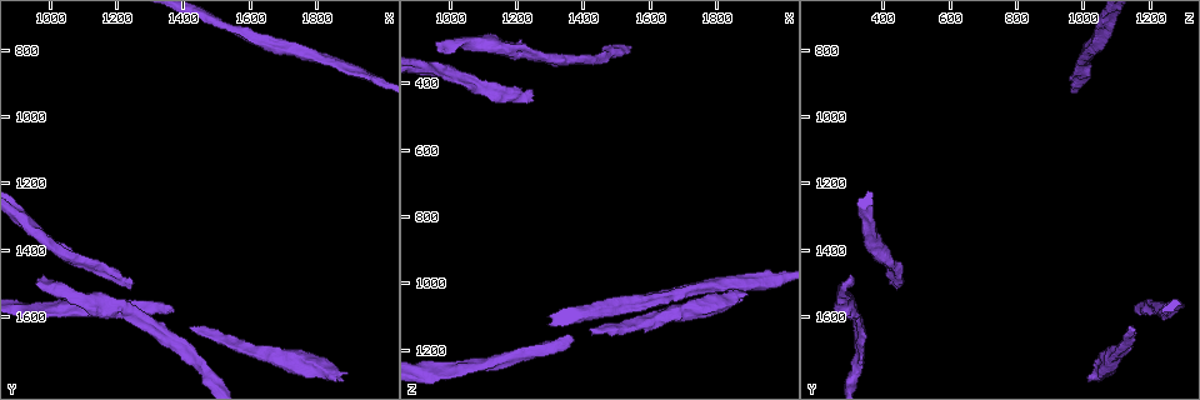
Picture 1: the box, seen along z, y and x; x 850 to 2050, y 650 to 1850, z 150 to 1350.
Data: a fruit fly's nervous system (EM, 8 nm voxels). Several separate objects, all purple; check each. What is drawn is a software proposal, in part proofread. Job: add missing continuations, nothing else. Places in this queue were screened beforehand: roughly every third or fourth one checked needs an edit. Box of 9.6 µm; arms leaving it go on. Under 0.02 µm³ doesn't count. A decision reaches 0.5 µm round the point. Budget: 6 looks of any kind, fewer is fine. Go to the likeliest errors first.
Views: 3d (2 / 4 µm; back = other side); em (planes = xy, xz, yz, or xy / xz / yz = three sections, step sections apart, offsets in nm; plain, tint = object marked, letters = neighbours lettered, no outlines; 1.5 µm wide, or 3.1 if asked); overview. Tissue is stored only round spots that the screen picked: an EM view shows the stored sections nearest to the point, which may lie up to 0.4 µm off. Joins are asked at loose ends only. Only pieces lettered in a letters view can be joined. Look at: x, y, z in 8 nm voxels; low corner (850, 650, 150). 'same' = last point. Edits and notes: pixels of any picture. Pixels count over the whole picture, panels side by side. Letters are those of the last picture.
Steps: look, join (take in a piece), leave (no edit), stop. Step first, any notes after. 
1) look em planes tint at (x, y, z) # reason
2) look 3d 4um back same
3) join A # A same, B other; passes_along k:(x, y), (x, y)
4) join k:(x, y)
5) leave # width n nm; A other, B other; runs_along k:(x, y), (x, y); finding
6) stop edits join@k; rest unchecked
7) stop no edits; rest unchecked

look em planes tint at (1240, 1500, 420) # long arm stops here

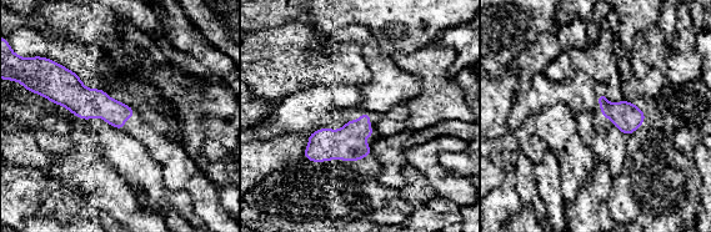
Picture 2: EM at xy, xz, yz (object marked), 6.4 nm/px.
look em planes letters same # see the neighbours

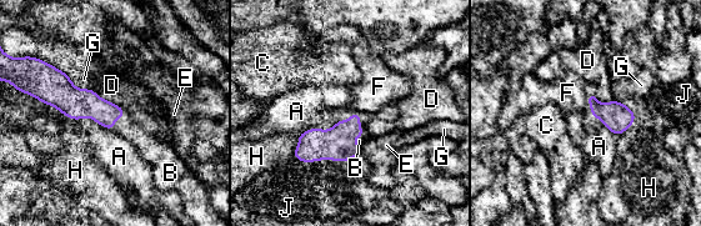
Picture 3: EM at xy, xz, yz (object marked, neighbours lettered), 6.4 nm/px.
join B # longest_contact A 600 nm; A other, B same, C other, D other, E other, F other, G other, H other, J other; passes_along 3:(338, 144), (355, 136), (359, 140); the neuron continues

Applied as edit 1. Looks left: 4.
look em 3.1um yz step 8 tint at (1890, 1780, 1040) # free end

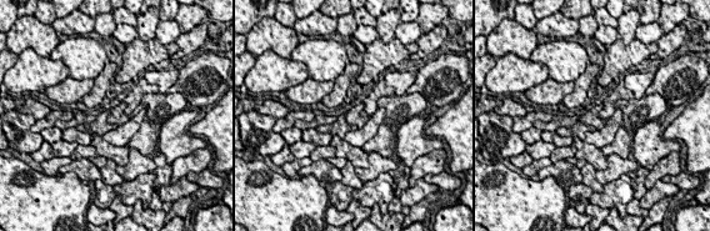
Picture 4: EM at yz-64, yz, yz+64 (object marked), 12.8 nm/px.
look em 3.1um planes tint same

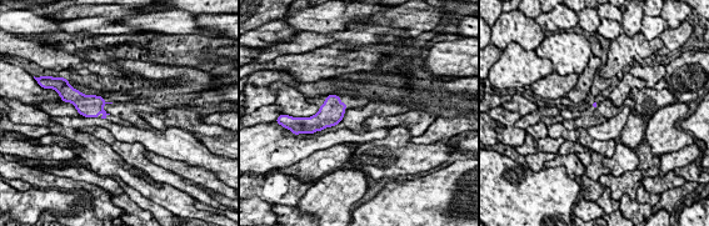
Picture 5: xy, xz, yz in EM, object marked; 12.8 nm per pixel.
look em 3.1um planes letters same # what lies round it

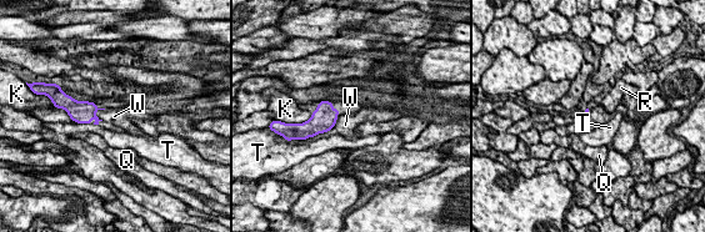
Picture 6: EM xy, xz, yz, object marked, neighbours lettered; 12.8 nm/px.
leave # longest_contact W 440 nm; K other, Q other, R other, T other, W other; border 6:(339, 116), (329, 130), (313, 137); no lettered piece goes on from it

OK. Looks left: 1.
stop edits join@3; rest unchecked

